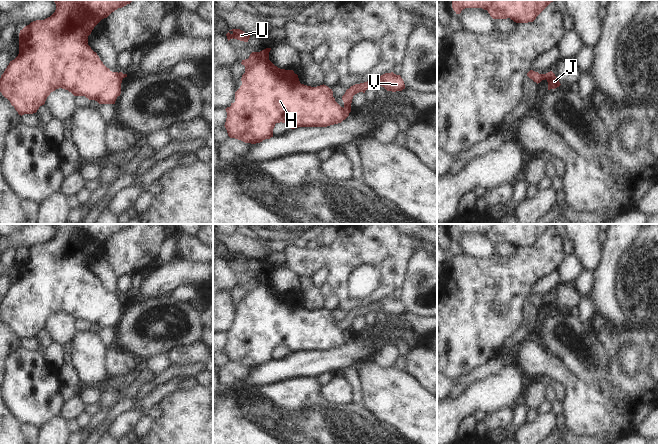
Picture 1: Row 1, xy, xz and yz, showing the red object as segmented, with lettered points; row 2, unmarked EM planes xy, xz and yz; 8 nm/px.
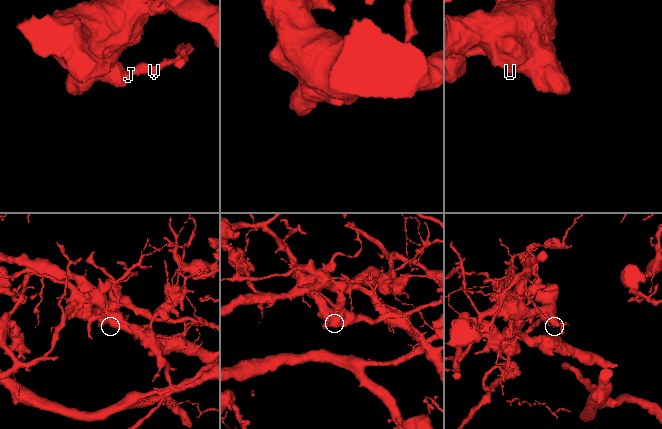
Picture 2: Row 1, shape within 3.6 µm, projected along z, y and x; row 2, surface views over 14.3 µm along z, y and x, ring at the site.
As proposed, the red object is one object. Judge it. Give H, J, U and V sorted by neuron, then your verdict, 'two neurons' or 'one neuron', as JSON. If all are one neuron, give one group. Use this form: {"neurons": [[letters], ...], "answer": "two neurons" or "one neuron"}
{"neurons": [["H", "J", "U"], ["V"]], "answer": "two neurons"}

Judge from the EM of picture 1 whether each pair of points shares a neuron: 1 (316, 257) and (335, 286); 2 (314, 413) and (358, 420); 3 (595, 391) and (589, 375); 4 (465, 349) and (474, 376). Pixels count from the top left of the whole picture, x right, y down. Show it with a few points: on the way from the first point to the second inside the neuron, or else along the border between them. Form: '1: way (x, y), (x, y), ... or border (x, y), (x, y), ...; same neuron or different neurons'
1: way (324, 260), (335, 271), (335, 278); same neuron
2: way (325, 420), (347, 420); same neuron
3: border (610, 367), (605, 378), (592, 382), (572, 370); different neurons
4: border (492, 357), (468, 373), (460, 375), (455, 380); different neurons

